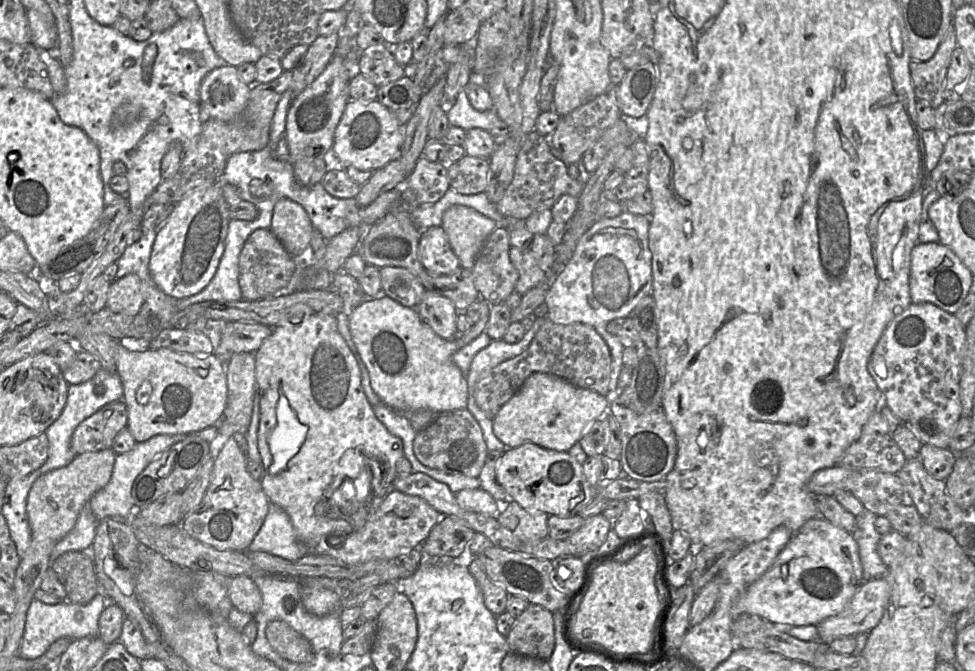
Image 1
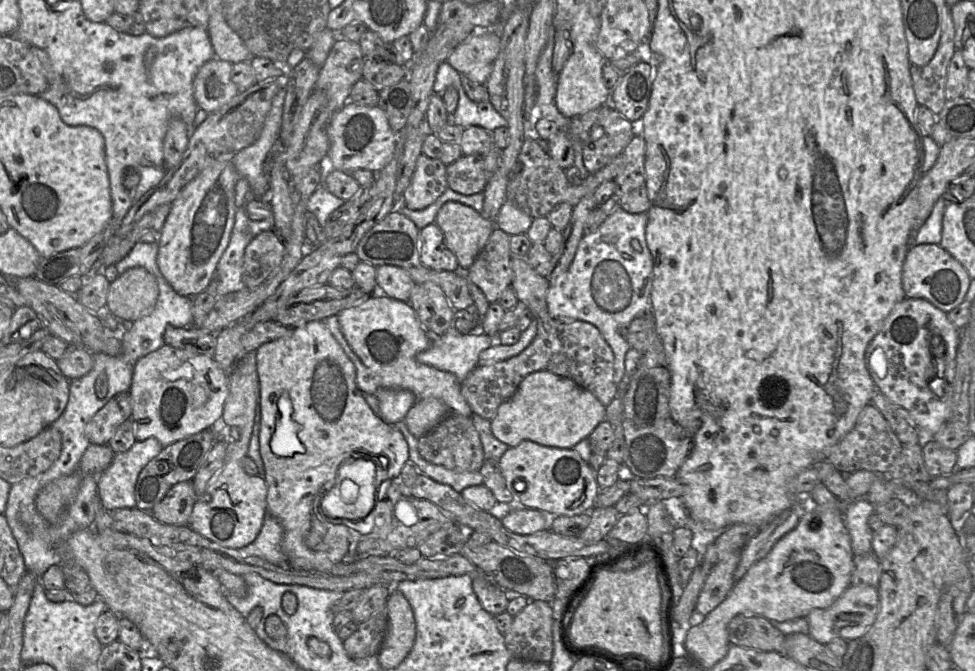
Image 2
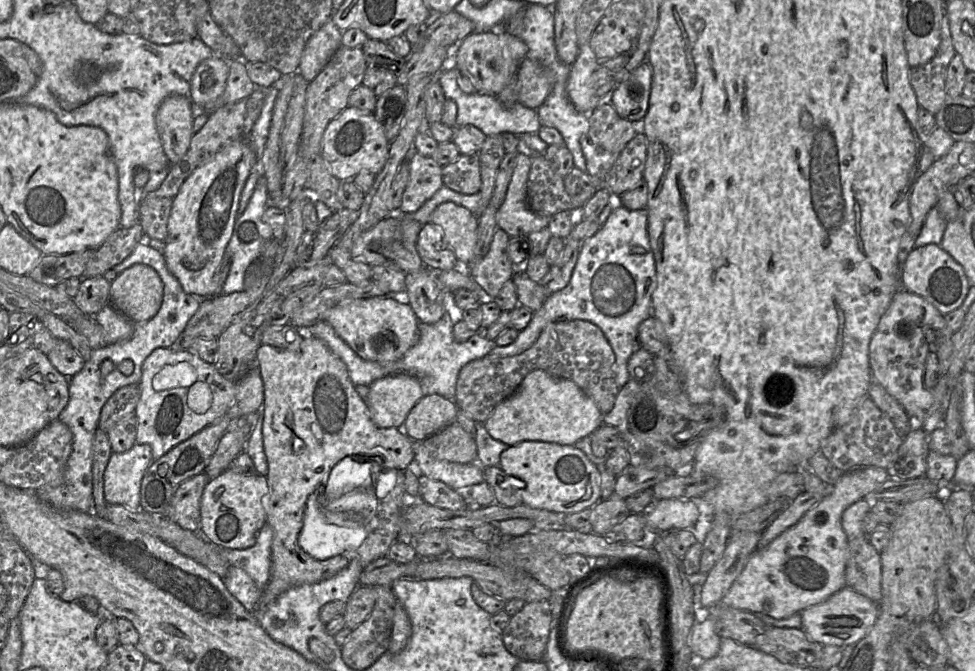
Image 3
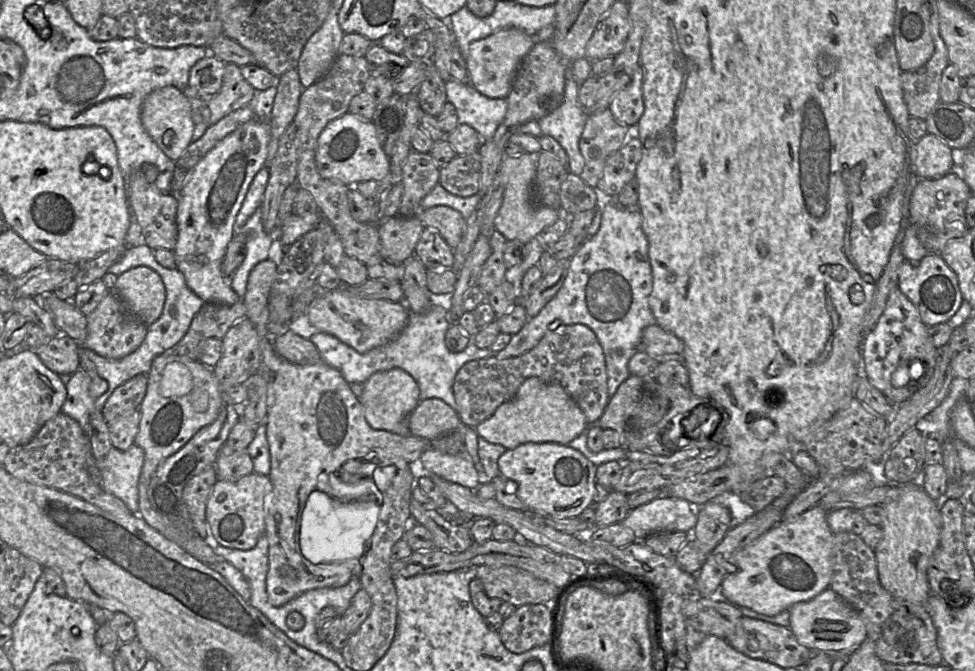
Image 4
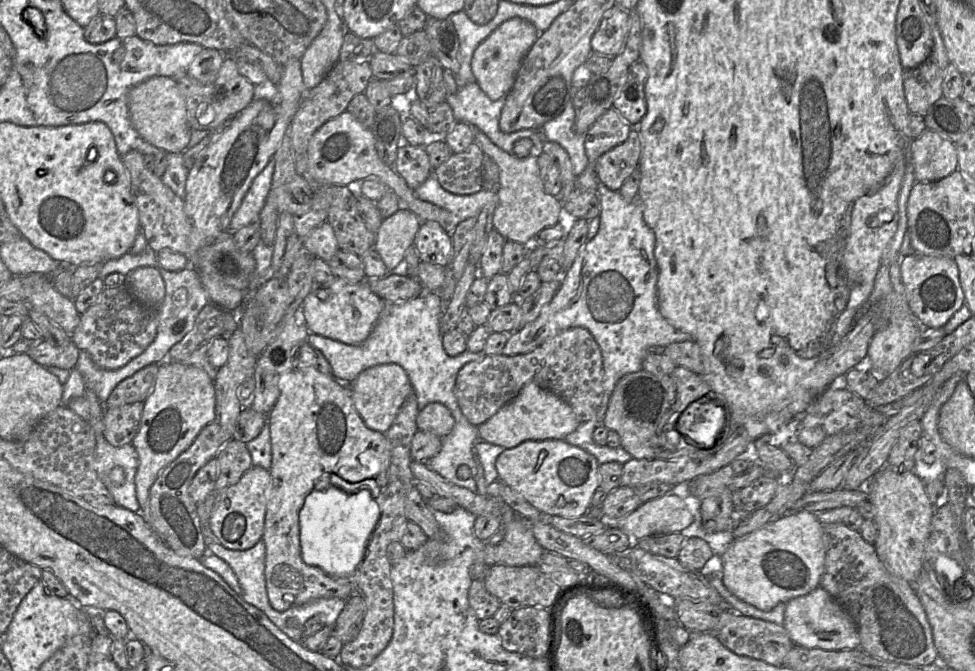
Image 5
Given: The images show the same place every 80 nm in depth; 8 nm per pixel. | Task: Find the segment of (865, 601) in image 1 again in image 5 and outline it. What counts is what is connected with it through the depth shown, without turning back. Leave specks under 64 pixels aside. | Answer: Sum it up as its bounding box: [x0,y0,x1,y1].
[784,587,860,650]

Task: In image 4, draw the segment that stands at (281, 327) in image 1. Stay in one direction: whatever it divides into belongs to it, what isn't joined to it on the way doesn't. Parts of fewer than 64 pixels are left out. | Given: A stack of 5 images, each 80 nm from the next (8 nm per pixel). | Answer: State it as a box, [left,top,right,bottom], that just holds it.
[260,337,431,607]

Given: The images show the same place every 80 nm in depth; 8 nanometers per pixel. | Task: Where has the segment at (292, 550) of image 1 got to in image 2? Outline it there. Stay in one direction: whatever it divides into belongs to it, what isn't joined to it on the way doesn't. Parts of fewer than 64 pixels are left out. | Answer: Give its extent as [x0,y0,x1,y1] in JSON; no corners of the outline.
[238,513,287,565]

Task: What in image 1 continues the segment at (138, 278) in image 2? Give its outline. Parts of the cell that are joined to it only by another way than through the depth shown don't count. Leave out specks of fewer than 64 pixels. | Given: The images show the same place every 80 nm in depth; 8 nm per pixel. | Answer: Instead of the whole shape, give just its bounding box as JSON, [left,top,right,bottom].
[106,274,144,315]

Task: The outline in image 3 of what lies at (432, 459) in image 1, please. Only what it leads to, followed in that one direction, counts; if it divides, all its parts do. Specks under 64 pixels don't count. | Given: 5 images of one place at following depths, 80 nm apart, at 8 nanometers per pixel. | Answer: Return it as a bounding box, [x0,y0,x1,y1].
[422,421,477,464]

